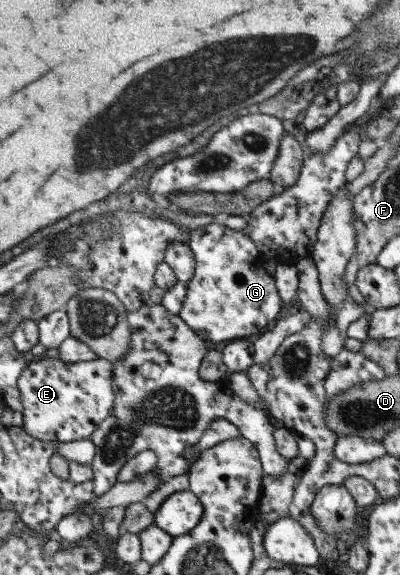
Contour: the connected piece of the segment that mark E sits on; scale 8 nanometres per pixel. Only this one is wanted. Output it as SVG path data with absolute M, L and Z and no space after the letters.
M42 359L32 362L19 381L24 409L24 431L44 441L80 441L89 439L98 426L113 413L117 400L114 370L109 360L64 362Z

